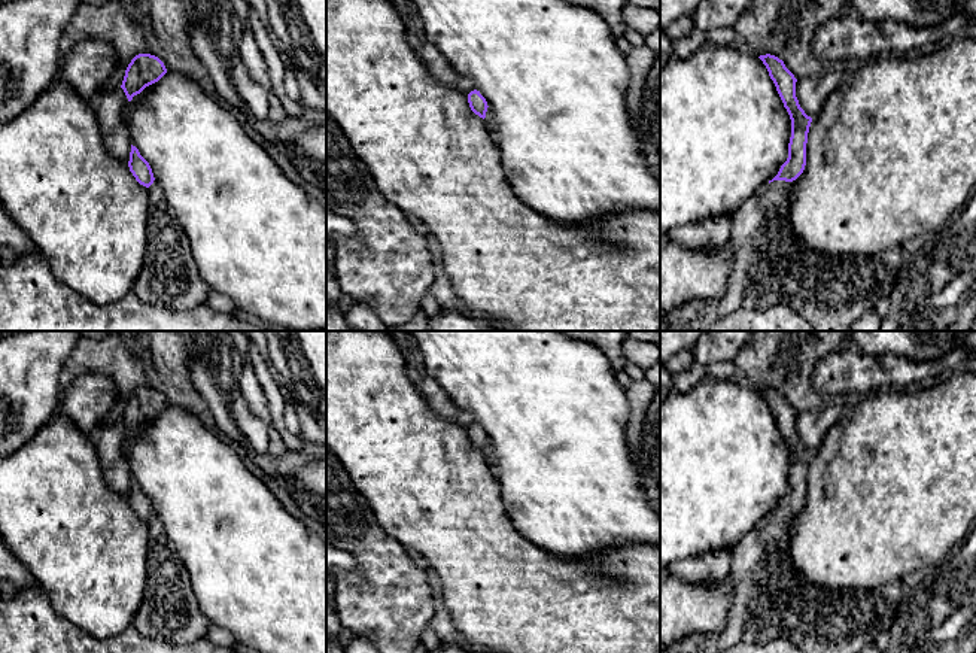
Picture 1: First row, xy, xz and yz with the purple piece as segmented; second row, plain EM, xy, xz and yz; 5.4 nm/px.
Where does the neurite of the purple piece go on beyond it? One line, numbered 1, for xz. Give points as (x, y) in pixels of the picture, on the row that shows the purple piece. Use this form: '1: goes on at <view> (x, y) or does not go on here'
1: goes on at xz (489, 120)

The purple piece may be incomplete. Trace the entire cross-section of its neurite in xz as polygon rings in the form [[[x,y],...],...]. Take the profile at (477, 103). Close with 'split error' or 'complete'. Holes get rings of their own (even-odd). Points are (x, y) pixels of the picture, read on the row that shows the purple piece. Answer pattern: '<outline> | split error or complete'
[[[474,89],[468,94],[468,103],[471,110],[486,121],[487,131],[492,140],[496,142],[498,140],[496,124],[493,119],[493,112],[487,106],[486,98],[480,94],[480,91]]] | split error

